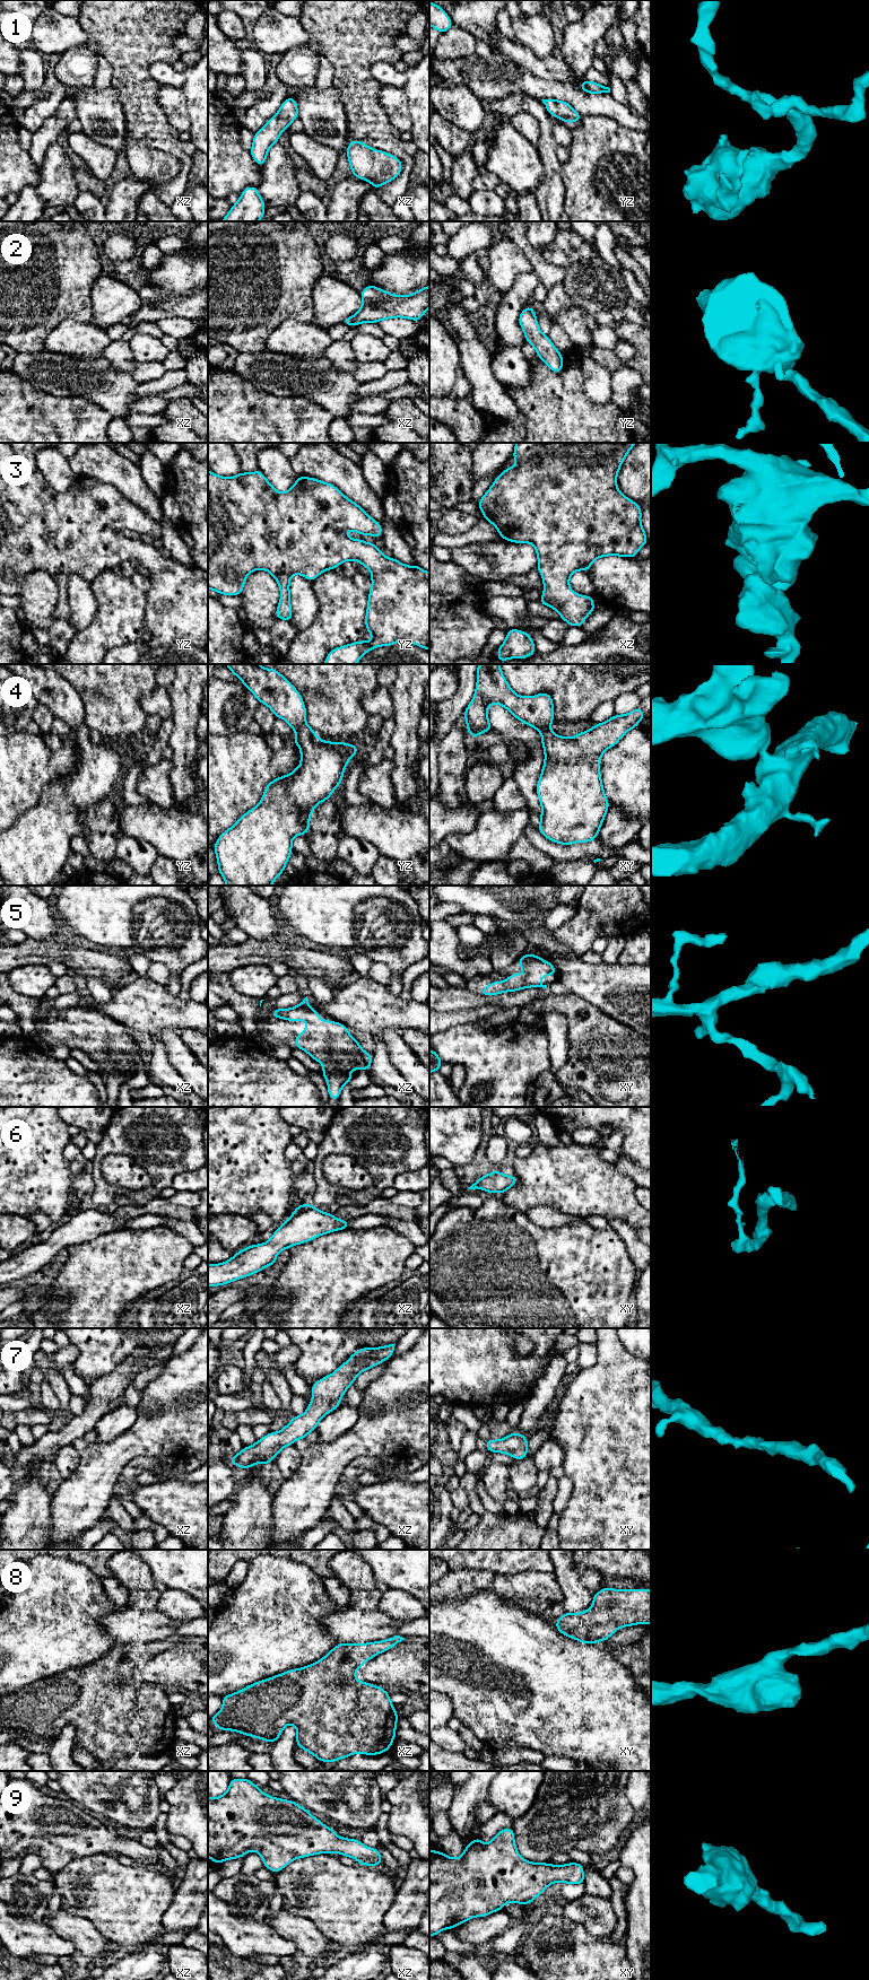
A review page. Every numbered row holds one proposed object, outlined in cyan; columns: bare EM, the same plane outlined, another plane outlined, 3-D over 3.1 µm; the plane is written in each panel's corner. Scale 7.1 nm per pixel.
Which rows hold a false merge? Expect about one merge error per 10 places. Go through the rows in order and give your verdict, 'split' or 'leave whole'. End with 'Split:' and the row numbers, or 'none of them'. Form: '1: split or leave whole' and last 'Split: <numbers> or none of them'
1: leave whole
2: split
3: leave whole
4: split
5: leave whole
6: leave whole
7: leave whole
8: leave whole
9: leave whole
Split: 2, 4

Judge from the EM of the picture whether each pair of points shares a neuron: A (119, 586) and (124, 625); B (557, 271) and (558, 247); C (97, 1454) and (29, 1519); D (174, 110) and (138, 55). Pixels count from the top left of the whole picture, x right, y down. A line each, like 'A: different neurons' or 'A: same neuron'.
A: same neuron
B: different neurons
C: different neurons
D: different neurons

